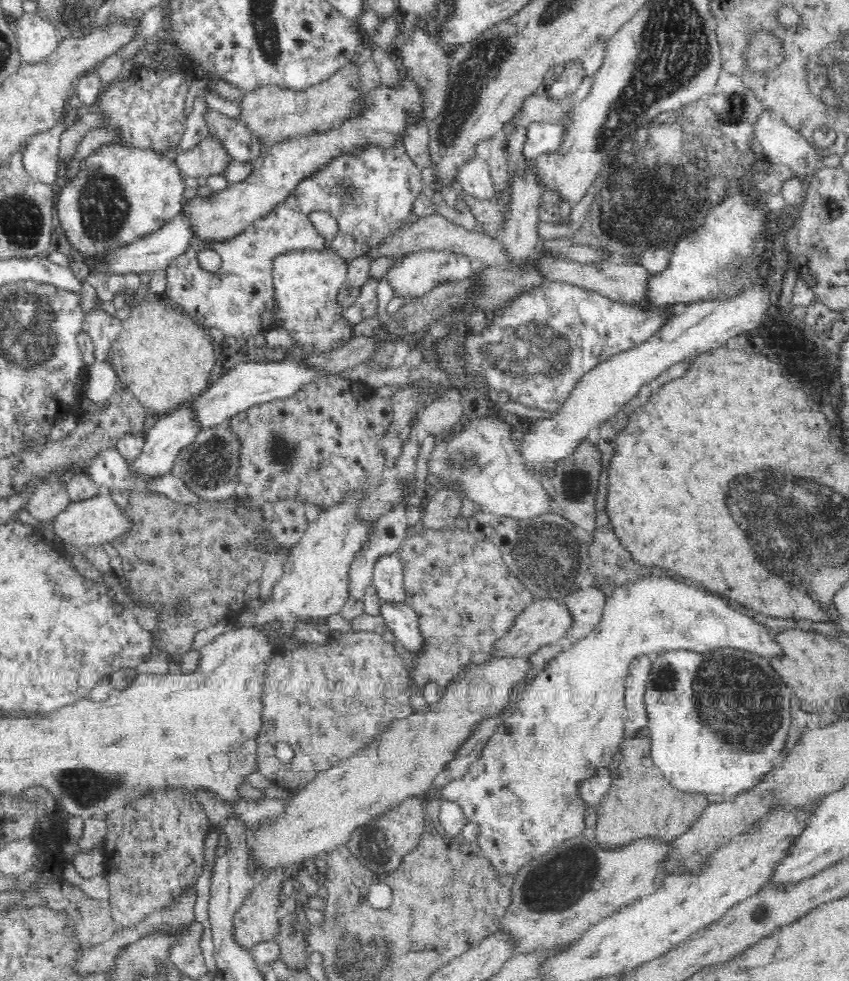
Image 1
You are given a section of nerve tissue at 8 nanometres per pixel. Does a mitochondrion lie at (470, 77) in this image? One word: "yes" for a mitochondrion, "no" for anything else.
yes

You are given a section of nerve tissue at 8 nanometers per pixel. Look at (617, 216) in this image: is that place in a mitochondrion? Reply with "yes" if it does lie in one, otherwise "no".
yes

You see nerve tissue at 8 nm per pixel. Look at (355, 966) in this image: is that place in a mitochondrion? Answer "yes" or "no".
yes

